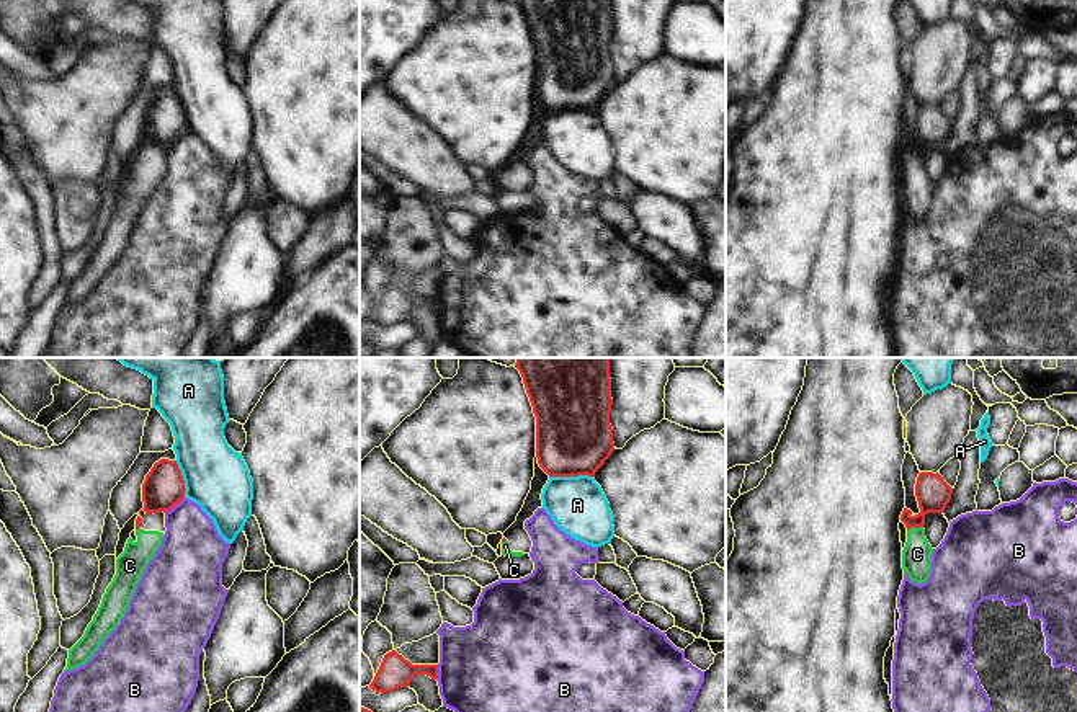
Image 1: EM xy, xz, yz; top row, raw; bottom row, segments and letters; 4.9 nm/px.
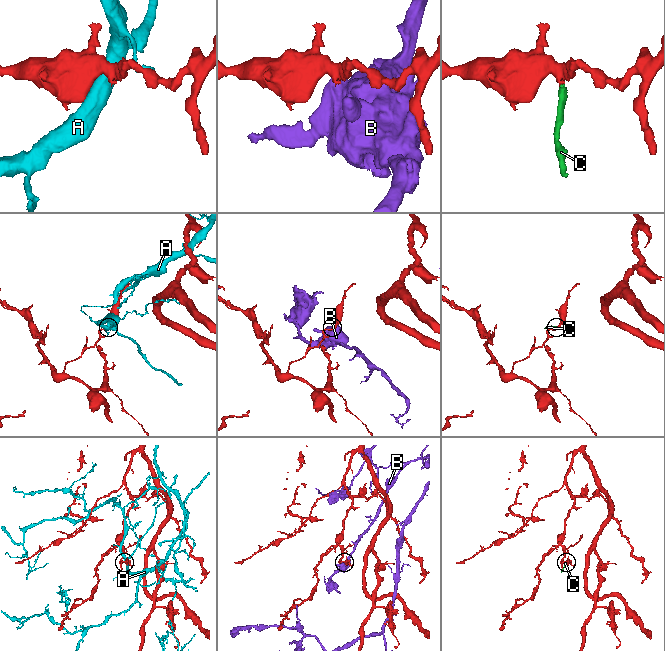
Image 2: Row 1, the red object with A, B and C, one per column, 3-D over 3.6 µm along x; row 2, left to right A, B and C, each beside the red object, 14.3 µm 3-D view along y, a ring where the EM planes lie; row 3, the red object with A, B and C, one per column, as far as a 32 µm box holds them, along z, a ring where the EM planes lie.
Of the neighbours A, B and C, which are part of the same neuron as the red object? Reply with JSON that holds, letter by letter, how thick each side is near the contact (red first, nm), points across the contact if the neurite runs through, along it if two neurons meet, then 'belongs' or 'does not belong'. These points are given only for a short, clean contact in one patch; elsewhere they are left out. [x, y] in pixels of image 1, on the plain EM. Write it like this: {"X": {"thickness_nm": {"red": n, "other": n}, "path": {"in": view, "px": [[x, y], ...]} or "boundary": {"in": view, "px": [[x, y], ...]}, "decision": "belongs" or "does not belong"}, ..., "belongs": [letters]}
{"A": {"thickness_nm": {"red": 380, "other": 280}, "decision": "does not belong"}, "B": {"thickness_nm": {"red": 200, "other": 320}, "decision": "does not belong"}, "C": {"thickness_nm": {"red": 170, "other": 140}, "path": {"in": "yz", "px": [[933, 128], [914, 160], [917, 188]]}, "decision": "belongs"}, "belongs": ["C"]}

